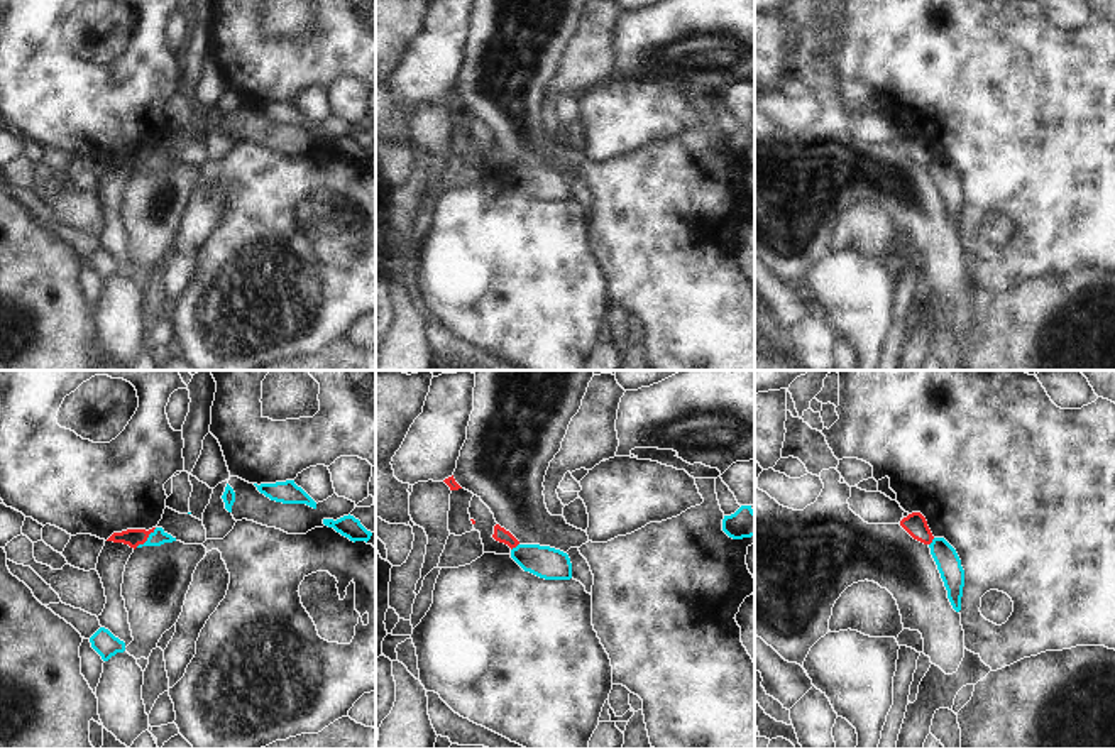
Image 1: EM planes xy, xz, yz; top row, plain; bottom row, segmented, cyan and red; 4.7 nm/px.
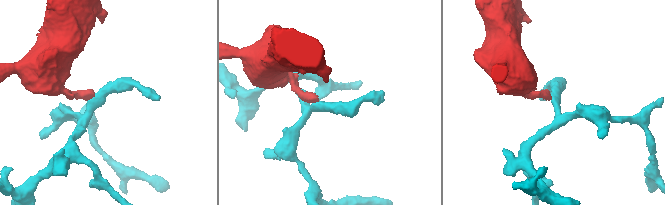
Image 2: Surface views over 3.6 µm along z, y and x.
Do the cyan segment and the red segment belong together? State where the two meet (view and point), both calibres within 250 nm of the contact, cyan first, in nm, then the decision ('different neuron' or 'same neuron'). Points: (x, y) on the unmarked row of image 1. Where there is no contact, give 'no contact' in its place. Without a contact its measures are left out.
meets cyan in xy at (148, 161); 70 nm thick on the cyan side, 80 nm on the other; different neuron

